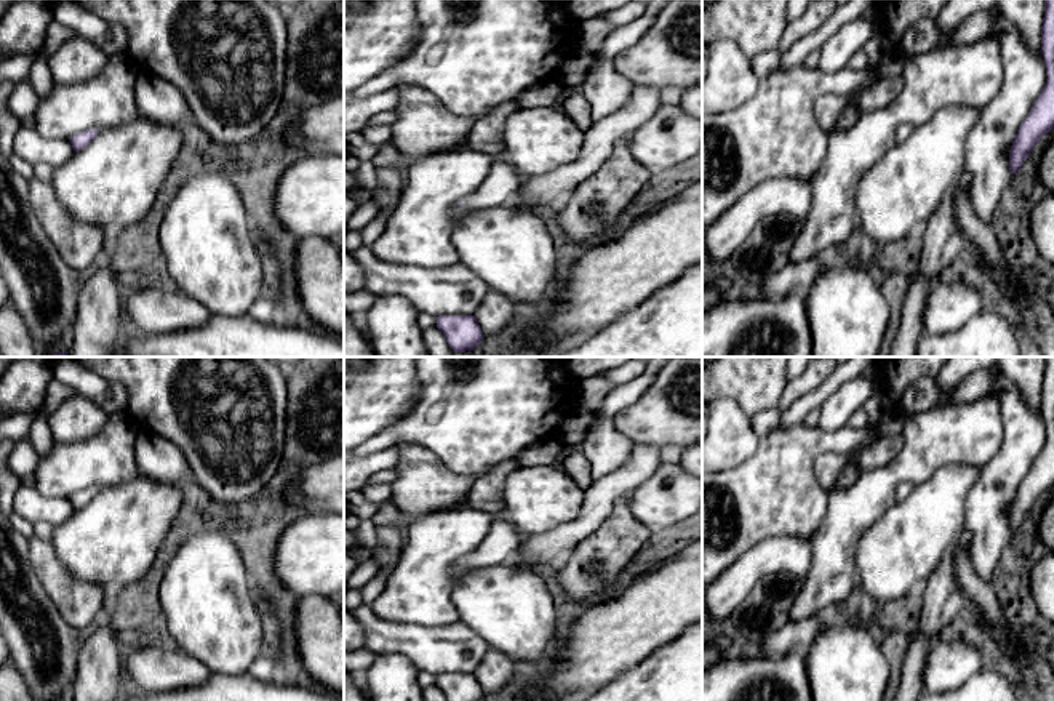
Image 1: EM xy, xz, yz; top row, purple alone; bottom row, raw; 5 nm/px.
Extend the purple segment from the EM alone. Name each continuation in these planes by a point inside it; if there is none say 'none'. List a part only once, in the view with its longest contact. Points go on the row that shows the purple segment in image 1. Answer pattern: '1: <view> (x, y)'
1: xz (504, 180)

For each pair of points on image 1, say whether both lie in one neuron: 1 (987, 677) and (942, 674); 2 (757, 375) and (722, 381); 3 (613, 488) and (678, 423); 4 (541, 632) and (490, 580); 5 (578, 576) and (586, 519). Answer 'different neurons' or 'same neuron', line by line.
1: different neurons
2: same neuron
3: different neurons
4: same neuron
5: different neurons

